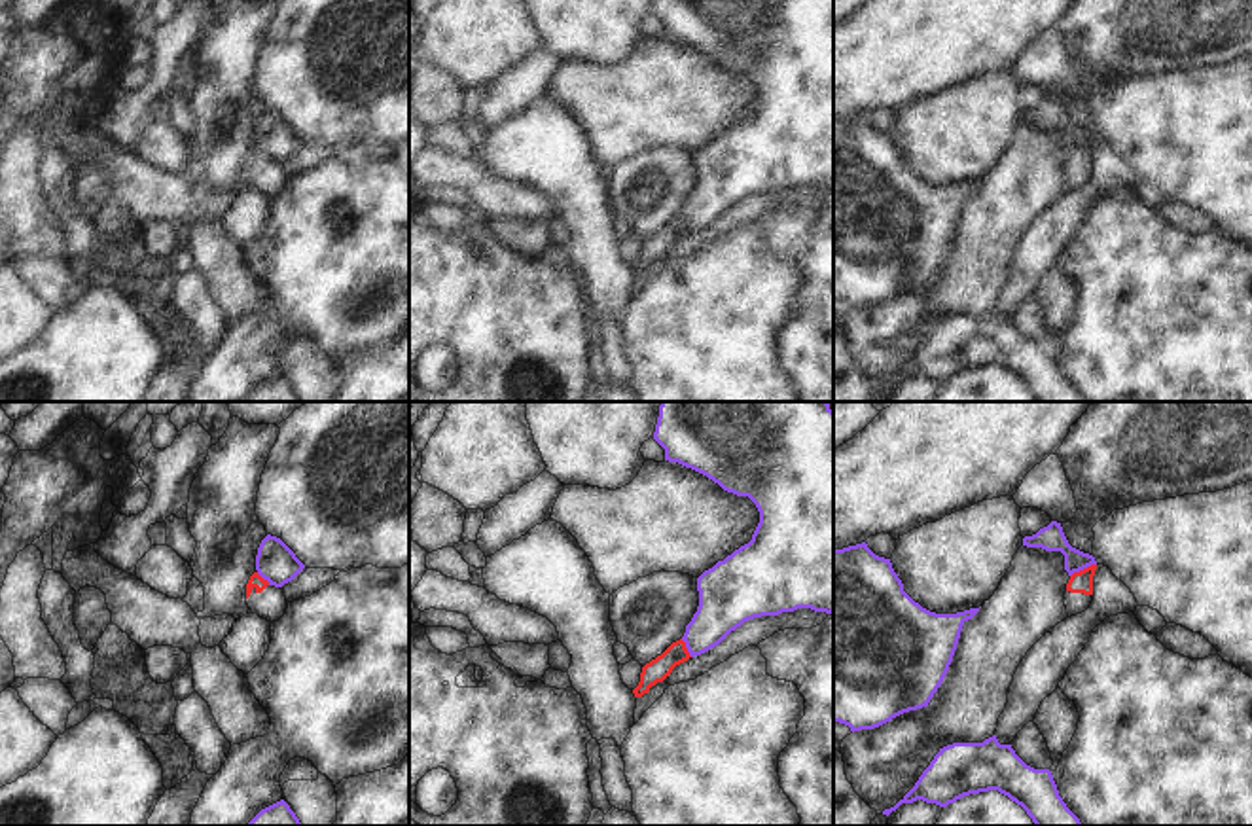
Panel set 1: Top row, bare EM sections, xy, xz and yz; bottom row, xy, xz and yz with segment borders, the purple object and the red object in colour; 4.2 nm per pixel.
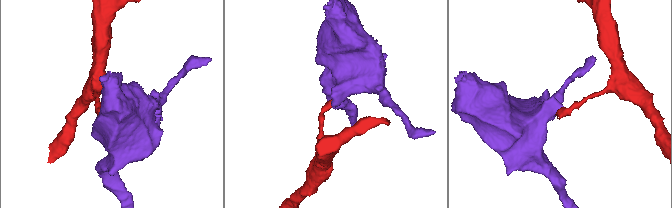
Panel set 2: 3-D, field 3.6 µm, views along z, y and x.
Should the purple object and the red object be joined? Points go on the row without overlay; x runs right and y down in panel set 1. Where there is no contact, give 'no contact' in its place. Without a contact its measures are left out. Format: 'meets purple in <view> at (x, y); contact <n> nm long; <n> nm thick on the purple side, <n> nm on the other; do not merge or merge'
meets purple in yz at (1082, 144); contact 130 nm long; 110 nm thick on the purple side, 100 nm on the other; do not merge

